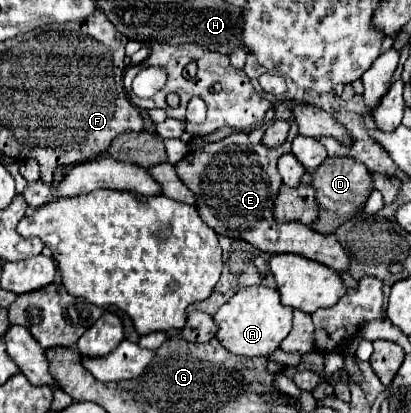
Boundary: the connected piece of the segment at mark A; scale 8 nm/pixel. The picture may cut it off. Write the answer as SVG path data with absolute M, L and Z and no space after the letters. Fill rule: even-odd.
M250 286L242 288L232 296L216 314L214 320L218 324L216 338L220 344L238 356L268 356L280 348L282 340L288 336L292 328L292 308L282 306L278 290L268 286Z

